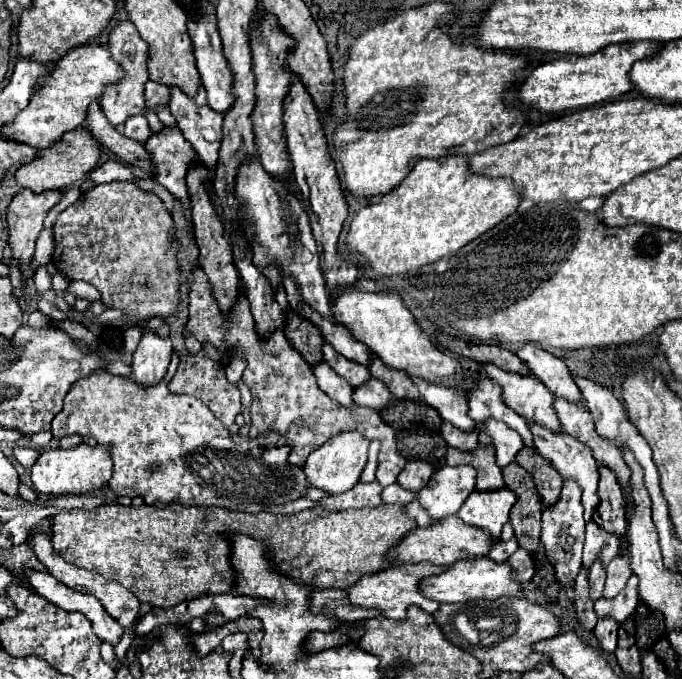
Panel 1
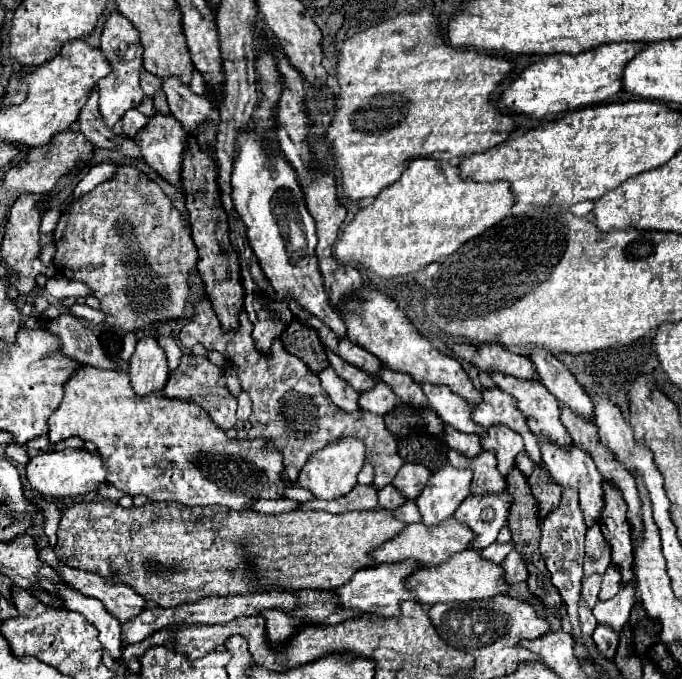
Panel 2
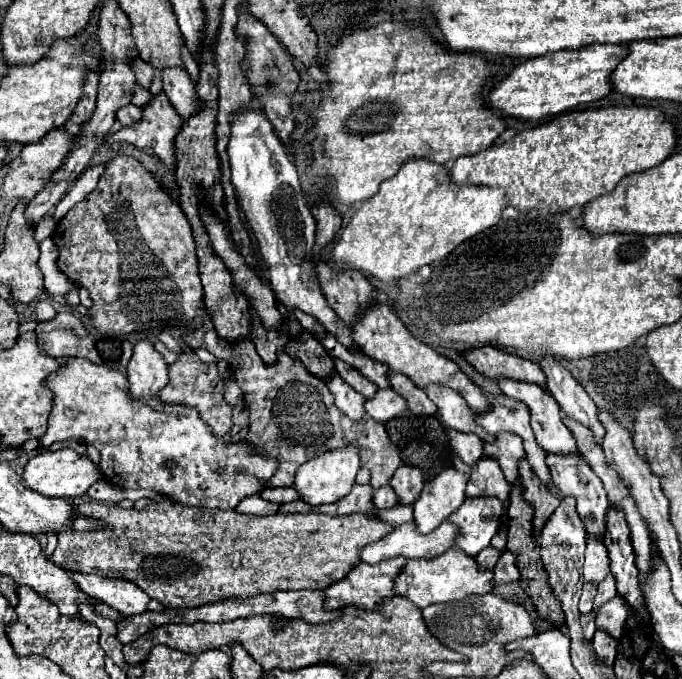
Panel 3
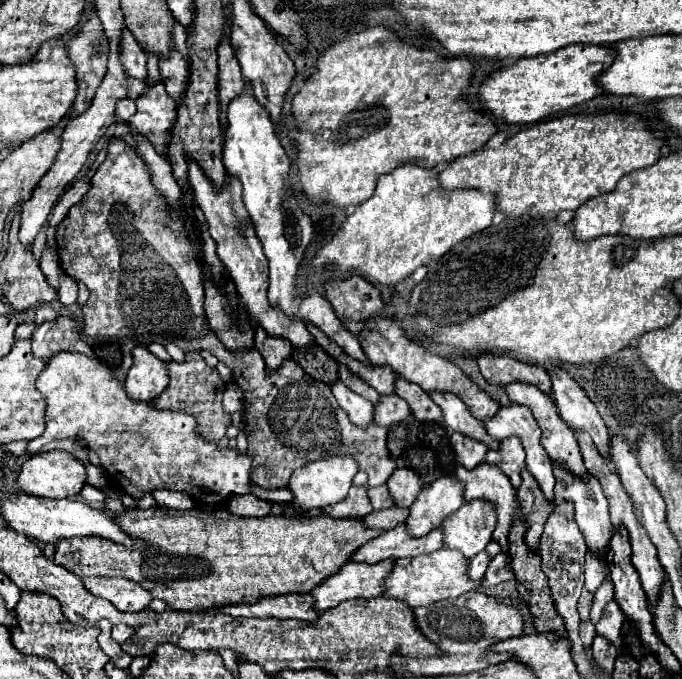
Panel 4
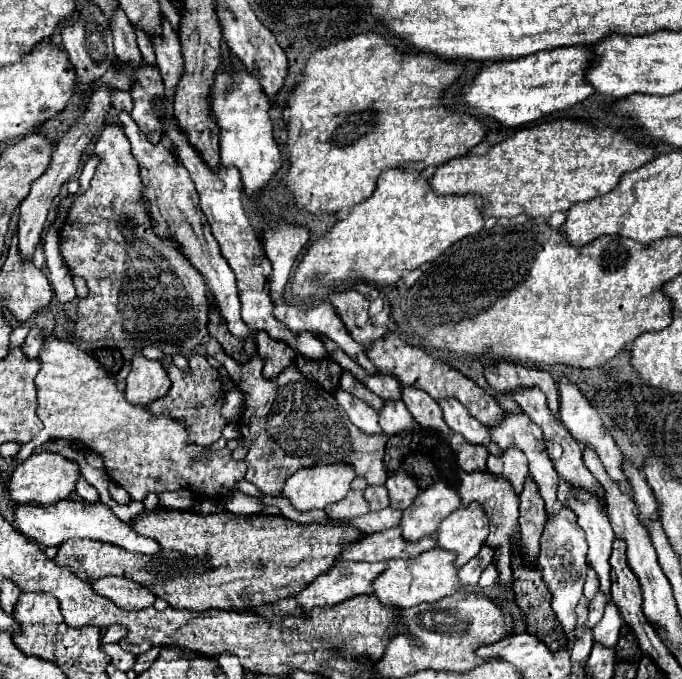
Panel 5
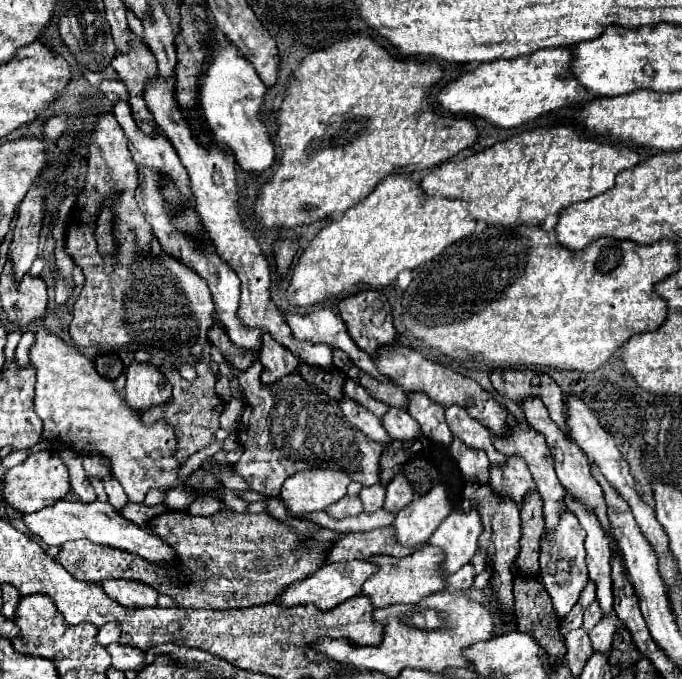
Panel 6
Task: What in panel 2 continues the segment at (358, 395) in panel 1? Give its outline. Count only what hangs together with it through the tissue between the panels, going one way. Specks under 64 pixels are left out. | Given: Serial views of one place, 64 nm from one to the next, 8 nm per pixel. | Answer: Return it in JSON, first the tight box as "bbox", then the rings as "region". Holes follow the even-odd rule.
{"bbox":[358,380,398,416],"region":[[[378,380],[370,390],[360,392],[358,404],[360,404],[360,408],[364,408],[368,412],[384,416],[384,414],[388,414],[390,410],[394,410],[398,406],[398,398],[396,398],[396,394],[392,394],[388,384]]]}

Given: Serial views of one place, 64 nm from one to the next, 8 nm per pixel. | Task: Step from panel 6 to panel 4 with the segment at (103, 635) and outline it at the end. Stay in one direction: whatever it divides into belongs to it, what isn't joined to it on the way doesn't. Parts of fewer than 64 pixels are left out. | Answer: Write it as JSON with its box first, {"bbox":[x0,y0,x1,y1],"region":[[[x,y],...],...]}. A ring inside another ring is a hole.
{"bbox":[112,624,134,644],"region":[[[116,624],[116,626],[112,628],[112,638],[114,638],[118,644],[124,644],[130,636],[134,636],[134,628],[132,628],[132,626]]]}

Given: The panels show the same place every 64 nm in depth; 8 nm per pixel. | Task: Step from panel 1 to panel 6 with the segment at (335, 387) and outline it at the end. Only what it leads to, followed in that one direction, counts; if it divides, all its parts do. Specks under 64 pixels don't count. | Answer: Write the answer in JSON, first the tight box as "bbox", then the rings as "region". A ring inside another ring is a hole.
{"bbox":[340,396,390,444],"region":[[[342,396],[340,408],[342,408],[342,414],[348,418],[348,422],[352,426],[356,426],[358,430],[362,430],[368,438],[382,442],[382,444],[390,442],[386,430],[380,426],[380,420],[370,410],[366,410],[362,404],[358,404],[356,400],[352,400],[348,396]]]}

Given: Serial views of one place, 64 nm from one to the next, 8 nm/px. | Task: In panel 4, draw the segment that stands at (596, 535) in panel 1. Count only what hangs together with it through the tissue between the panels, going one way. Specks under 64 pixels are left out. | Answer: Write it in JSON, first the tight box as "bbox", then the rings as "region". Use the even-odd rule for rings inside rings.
{"bbox":[584,550,608,592],"region":[[[592,550],[586,552],[586,568],[584,568],[584,576],[586,576],[586,588],[590,592],[594,592],[606,578],[608,578],[608,566],[606,562],[602,562],[604,558],[600,558],[600,554],[596,556]]]}

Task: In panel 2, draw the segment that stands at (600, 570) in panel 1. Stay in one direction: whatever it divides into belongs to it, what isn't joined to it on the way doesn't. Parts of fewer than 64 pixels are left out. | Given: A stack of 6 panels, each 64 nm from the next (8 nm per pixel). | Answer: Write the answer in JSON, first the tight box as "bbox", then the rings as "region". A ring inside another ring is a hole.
{"bbox":[582,574,602,606],"region":[[[592,574],[592,576],[584,578],[584,582],[582,582],[582,598],[588,602],[588,606],[594,606],[598,602],[600,584],[602,584],[600,574]]]}

